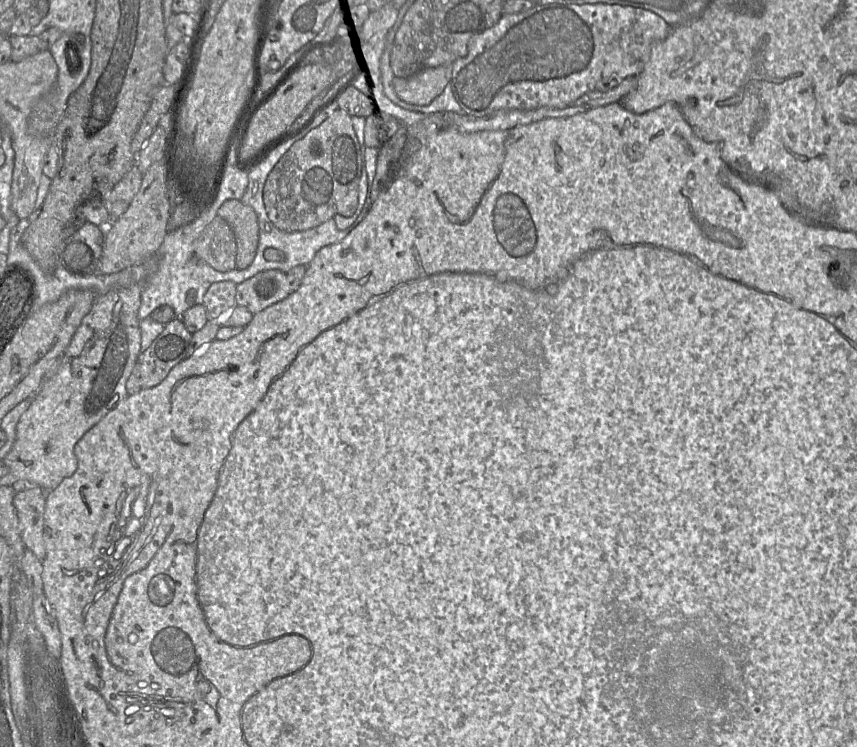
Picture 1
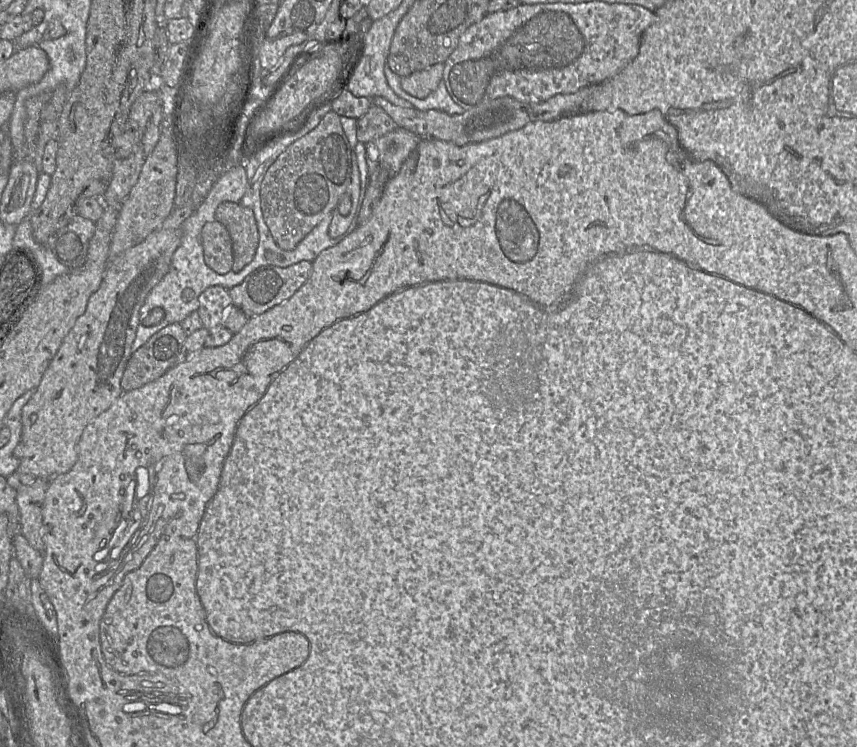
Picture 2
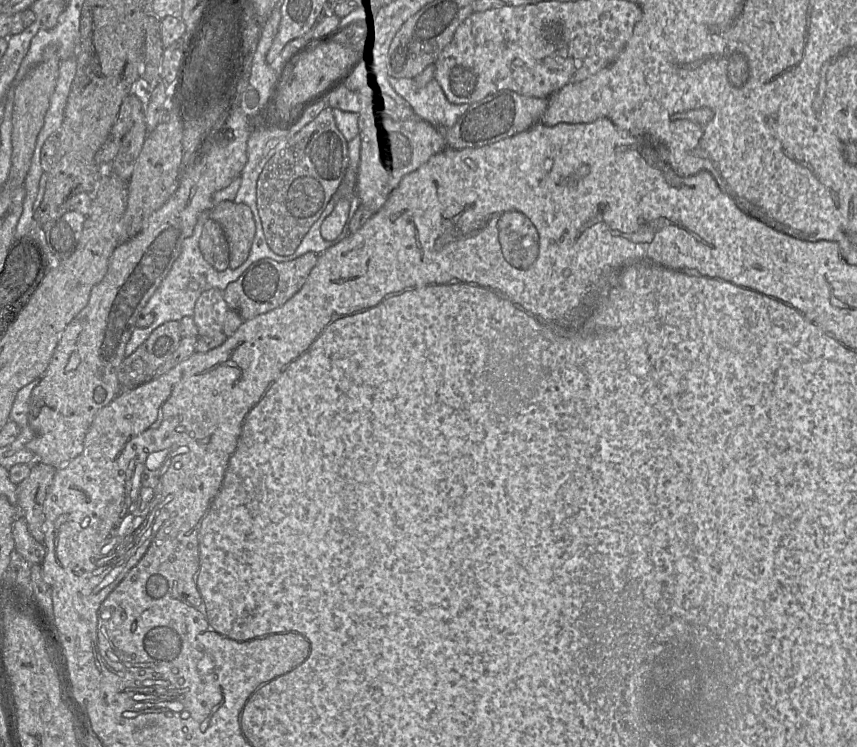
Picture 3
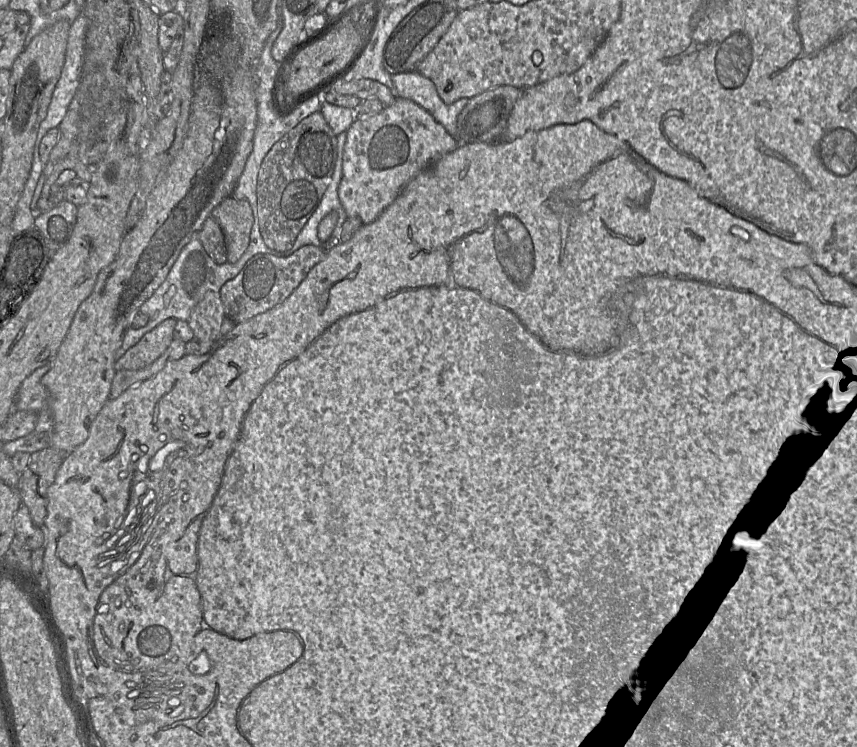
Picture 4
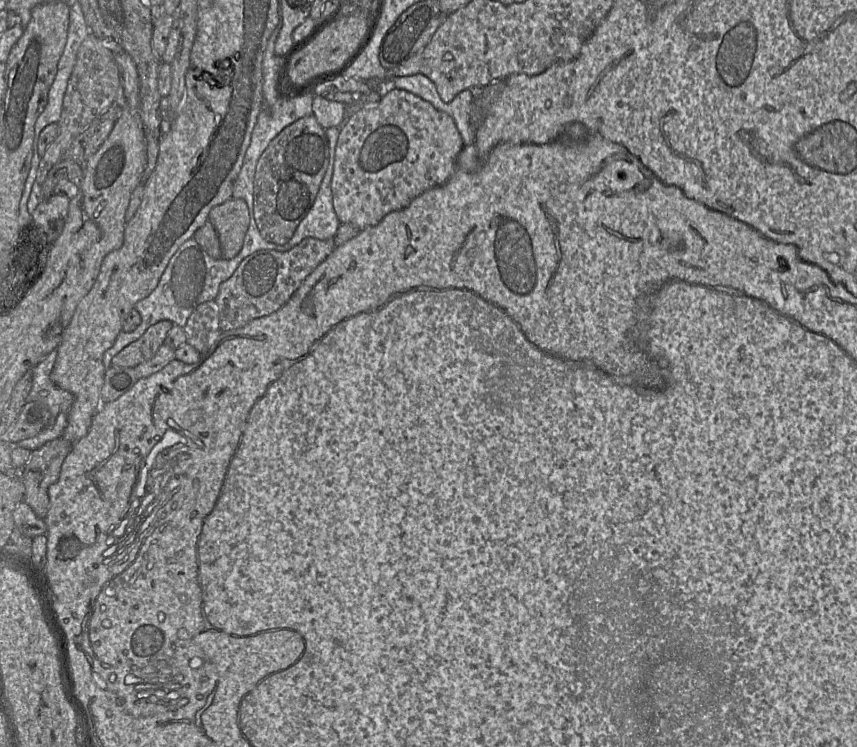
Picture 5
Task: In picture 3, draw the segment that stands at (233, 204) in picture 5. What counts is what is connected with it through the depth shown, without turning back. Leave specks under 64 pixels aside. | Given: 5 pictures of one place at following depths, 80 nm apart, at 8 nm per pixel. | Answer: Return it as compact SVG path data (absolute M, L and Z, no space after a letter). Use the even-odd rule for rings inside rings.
M222 201L210 210L209 217L223 229L229 245L229 268L236 269L249 256L256 225L250 207L235 201Z

